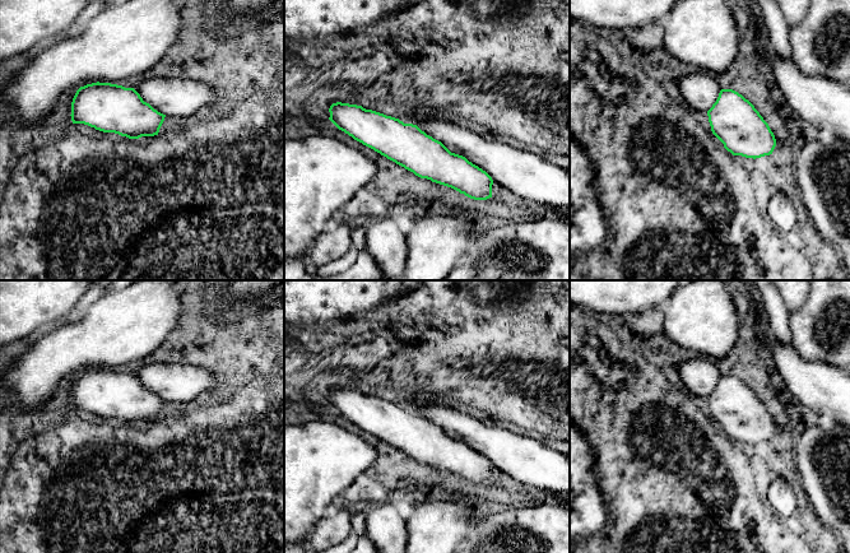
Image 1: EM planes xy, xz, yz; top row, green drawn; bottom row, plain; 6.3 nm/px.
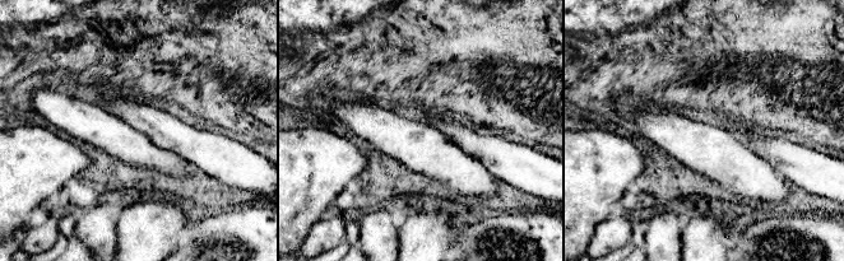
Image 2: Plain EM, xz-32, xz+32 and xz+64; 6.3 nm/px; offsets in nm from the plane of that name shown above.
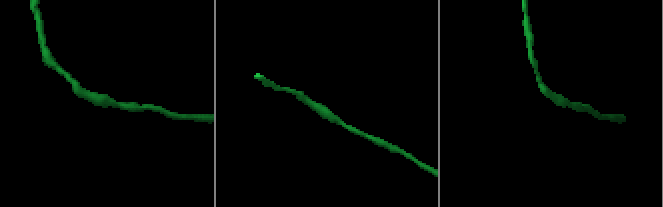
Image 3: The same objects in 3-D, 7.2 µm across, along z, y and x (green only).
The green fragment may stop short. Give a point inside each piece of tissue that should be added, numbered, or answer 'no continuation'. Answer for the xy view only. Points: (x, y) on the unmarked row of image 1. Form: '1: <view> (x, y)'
no continuation

